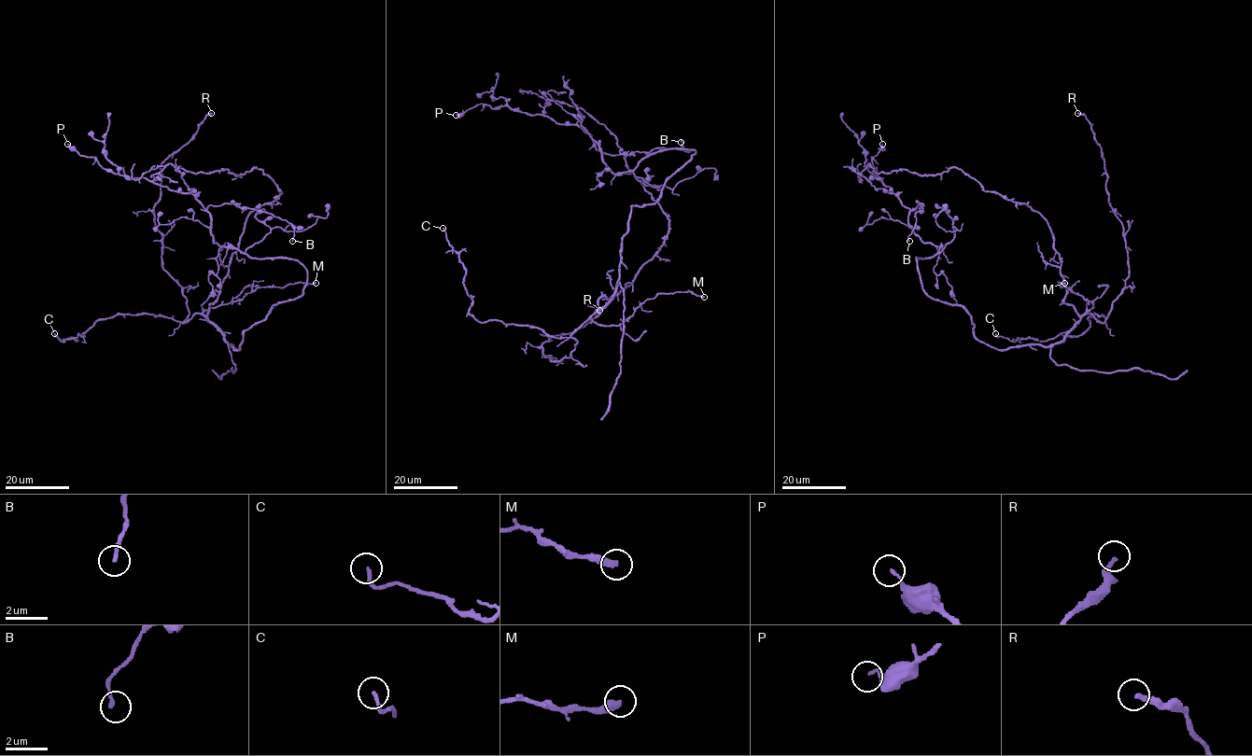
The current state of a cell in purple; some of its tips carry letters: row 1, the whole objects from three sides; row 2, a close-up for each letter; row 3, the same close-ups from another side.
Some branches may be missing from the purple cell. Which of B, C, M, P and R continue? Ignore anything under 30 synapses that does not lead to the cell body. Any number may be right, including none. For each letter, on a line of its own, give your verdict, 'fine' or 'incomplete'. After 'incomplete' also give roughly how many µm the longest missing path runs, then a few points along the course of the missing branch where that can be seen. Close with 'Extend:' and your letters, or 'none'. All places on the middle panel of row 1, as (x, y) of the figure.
B: fine
C: fine
M: fine
P: fine
R: fine
Extend: none

